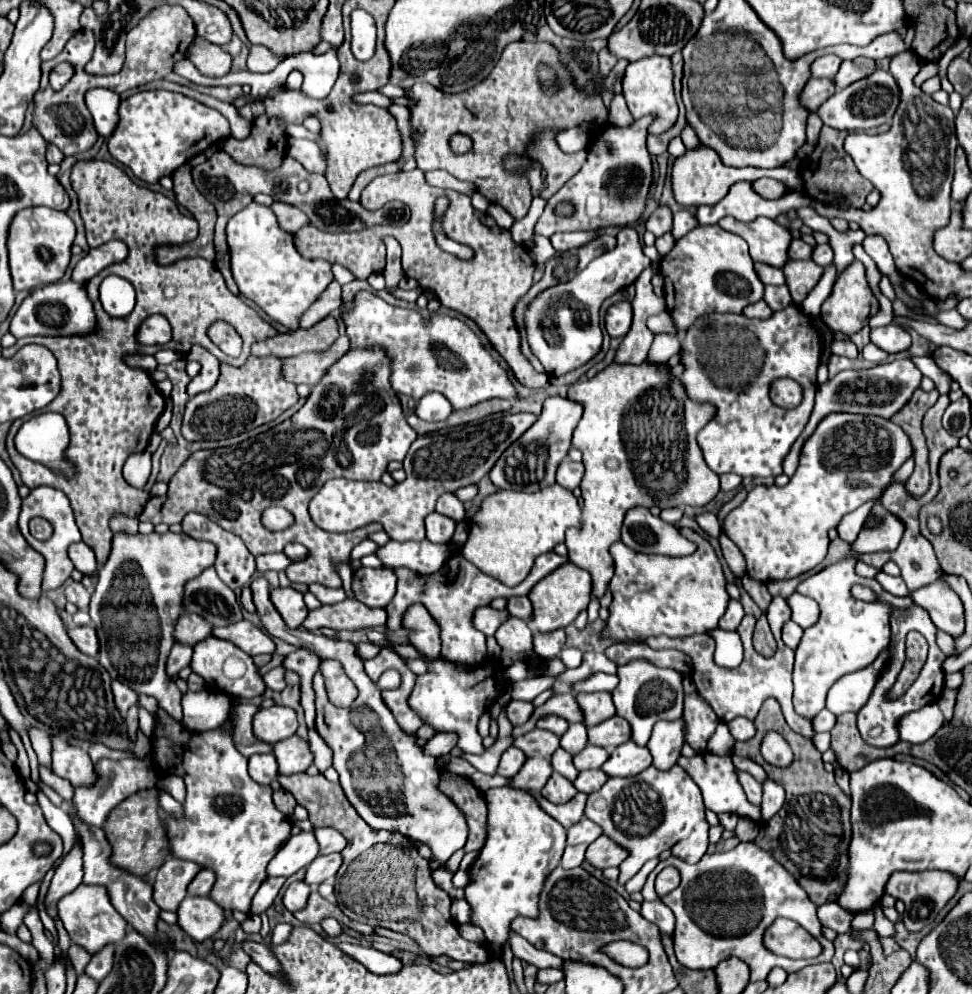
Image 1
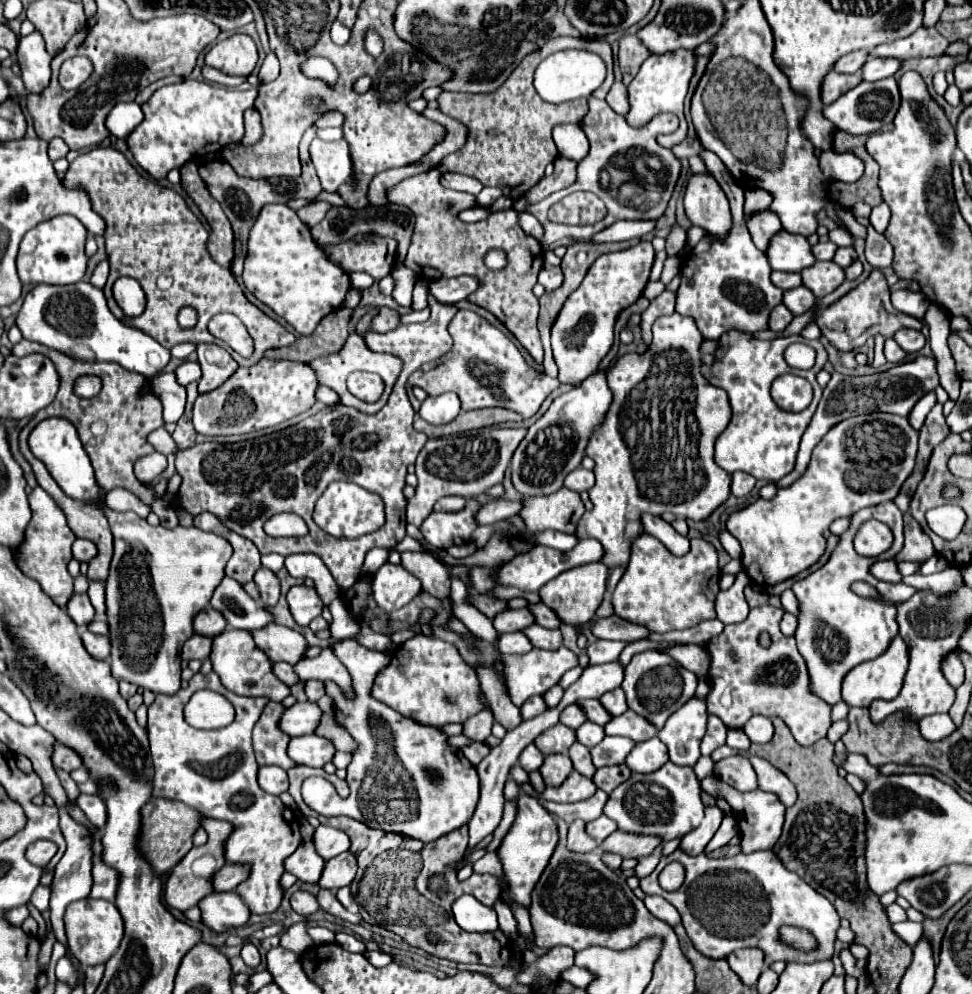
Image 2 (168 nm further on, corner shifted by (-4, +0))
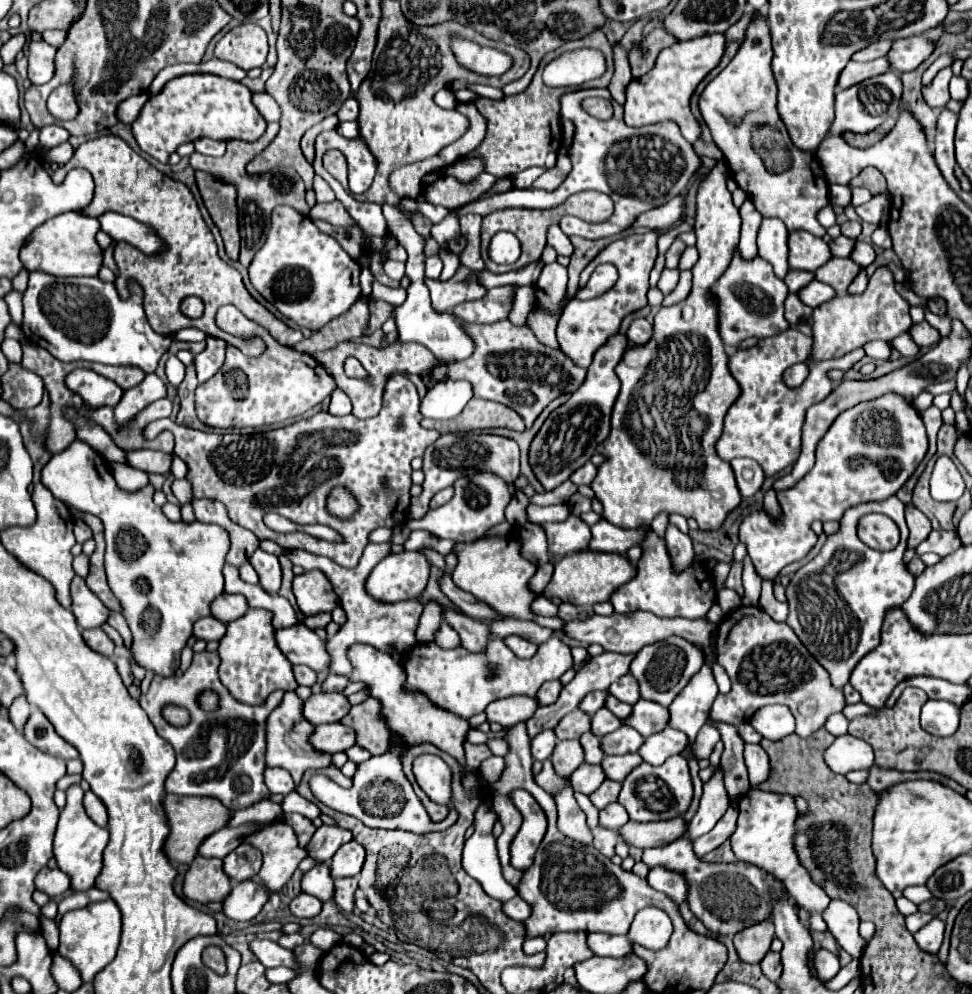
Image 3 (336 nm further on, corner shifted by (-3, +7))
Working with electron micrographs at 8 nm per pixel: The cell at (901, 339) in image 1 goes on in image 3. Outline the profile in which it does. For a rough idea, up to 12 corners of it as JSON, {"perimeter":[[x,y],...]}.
{"perimeter":[[926,320],[910,328],[914,342],[932,348],[940,342],[940,332]]}

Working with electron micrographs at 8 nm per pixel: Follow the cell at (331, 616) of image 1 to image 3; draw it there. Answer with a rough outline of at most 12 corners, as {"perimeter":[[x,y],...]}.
{"perimeter":[[326,612],[305,617],[303,624],[311,630],[325,628],[331,620]]}

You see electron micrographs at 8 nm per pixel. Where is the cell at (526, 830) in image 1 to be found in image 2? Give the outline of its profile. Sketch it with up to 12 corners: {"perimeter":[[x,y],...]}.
{"perimeter":[[523,793],[497,849],[505,905],[531,905],[557,845],[555,817]]}

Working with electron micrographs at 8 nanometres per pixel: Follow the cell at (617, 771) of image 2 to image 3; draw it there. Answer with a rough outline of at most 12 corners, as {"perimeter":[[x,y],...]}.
{"perimeter":[[638,754],[606,756],[606,778],[622,782],[644,760]]}

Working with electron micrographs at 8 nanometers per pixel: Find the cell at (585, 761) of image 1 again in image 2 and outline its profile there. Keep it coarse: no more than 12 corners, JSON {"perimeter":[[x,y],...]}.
{"perimeter":[[605,737],[591,749],[593,765],[621,765],[631,739]]}

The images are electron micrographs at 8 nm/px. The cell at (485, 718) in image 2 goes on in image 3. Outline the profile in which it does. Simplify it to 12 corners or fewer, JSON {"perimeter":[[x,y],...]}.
{"perimeter":[[508,696],[488,704],[488,722],[504,728],[530,720],[538,700]]}

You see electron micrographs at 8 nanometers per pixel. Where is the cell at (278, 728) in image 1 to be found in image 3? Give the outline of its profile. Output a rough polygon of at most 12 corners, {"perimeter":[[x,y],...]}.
{"perimeter":[[342,692],[314,694],[304,716],[314,724],[340,722],[350,712]]}

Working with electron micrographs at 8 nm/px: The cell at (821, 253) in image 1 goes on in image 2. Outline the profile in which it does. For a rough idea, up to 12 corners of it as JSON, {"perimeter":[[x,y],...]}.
{"perimeter":[[839,247],[833,261],[847,267],[857,255],[853,247]]}

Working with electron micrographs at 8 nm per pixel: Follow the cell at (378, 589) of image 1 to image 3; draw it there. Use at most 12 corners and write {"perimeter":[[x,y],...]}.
{"perimeter":[[390,554],[366,578],[366,592],[394,604],[420,598],[428,558]]}

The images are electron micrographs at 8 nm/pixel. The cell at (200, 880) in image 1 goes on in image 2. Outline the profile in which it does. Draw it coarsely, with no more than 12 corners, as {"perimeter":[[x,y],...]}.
{"perimeter":[[225,863],[213,875],[215,891],[233,891],[247,867]]}

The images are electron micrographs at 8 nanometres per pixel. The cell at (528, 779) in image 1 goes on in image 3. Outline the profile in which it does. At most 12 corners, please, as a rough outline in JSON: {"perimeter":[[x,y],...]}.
{"perimeter":[[560,740],[550,760],[568,778],[584,762],[580,740]]}

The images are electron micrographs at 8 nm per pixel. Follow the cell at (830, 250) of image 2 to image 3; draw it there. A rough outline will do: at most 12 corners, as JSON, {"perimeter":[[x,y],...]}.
{"perimeter":[[840,236],[830,242],[834,256],[848,258],[856,240]]}

